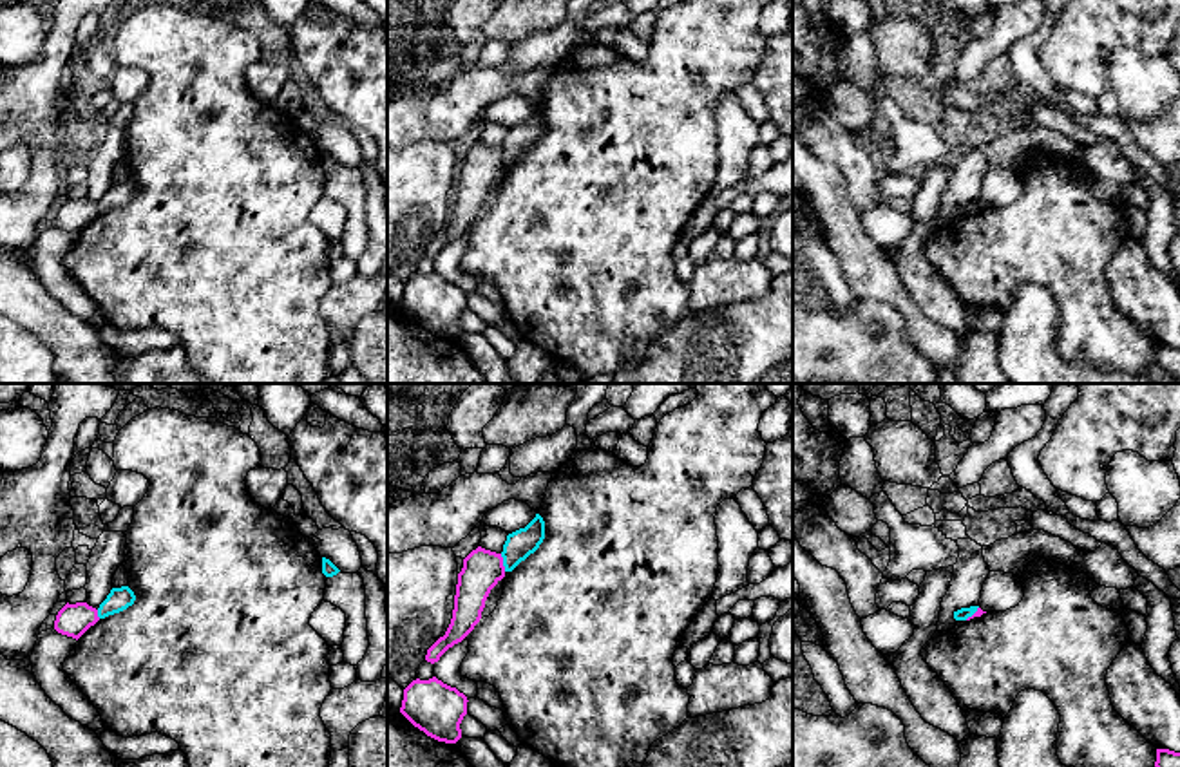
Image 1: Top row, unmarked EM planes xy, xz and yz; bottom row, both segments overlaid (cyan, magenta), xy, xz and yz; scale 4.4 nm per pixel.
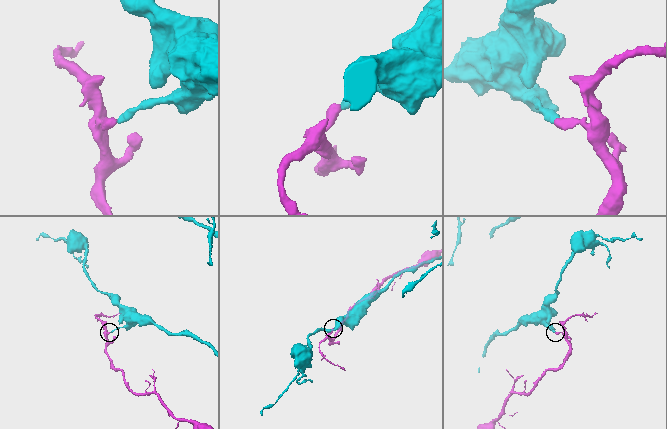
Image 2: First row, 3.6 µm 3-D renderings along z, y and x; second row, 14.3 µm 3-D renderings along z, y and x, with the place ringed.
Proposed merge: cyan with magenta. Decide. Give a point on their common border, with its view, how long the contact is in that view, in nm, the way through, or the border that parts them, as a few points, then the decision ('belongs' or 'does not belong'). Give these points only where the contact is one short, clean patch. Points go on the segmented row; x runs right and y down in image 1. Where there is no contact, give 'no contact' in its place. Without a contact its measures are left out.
meets cyan in xz at (504, 563); contact 80 nm long; border along xz (500, 554), (505, 570); does not belong

